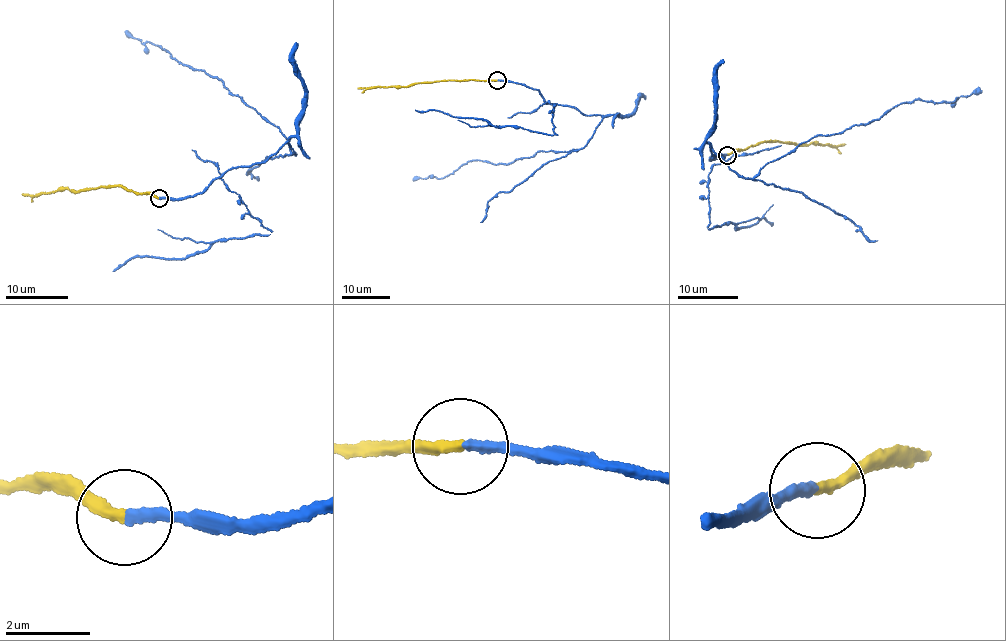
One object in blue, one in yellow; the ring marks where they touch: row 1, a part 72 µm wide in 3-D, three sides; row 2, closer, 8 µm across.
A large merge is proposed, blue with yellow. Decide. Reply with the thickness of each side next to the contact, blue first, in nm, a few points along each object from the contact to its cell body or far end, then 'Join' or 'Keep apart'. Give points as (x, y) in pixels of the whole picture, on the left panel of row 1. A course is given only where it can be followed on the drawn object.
Thickness 240 nm (blue) against 260 nm. Course of blue: (160, 199), (193, 197), (285, 143), (295, 152), (279, 128), (221, 79), (125, 30). Course of yellow: (158, 198), (108, 185), (71, 191), (61, 188), (35, 195), (22, 193). Join

